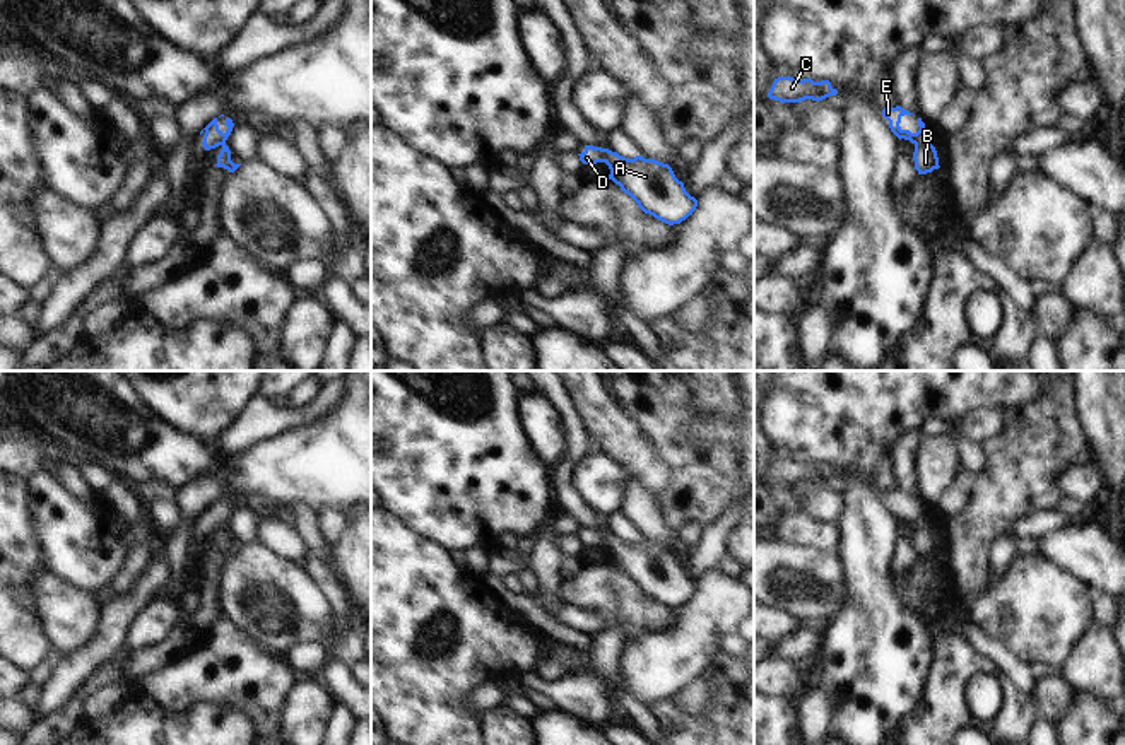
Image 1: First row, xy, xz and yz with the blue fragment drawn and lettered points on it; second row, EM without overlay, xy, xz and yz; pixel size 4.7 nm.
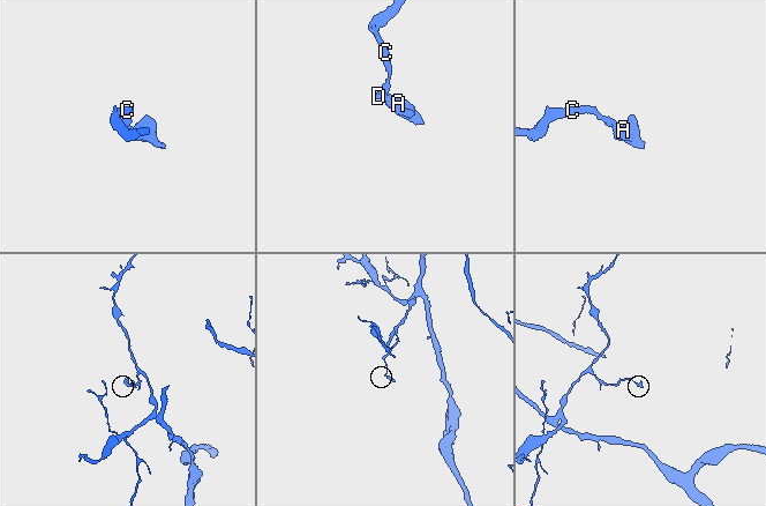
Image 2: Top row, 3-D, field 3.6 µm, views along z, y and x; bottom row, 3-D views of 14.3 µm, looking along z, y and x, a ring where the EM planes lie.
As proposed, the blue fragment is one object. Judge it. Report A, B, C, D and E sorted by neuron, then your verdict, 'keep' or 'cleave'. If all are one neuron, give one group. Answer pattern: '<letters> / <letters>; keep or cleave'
A B / C D E; cleave

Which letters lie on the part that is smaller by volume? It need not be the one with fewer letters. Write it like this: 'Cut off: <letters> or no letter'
Cut off: A, B

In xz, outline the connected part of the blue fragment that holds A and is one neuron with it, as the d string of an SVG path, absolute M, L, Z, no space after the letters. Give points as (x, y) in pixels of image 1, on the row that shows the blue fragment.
M609 149L604 162L610 169L609 179L619 185L645 214L669 226L680 224L698 207L698 200L686 191L669 164L641 155L626 159Z

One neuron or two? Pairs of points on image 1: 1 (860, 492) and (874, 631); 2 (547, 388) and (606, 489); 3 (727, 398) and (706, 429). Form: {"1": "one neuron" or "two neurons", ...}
{"1": "one neuron", "2": "two neurons", "3": "two neurons"}

